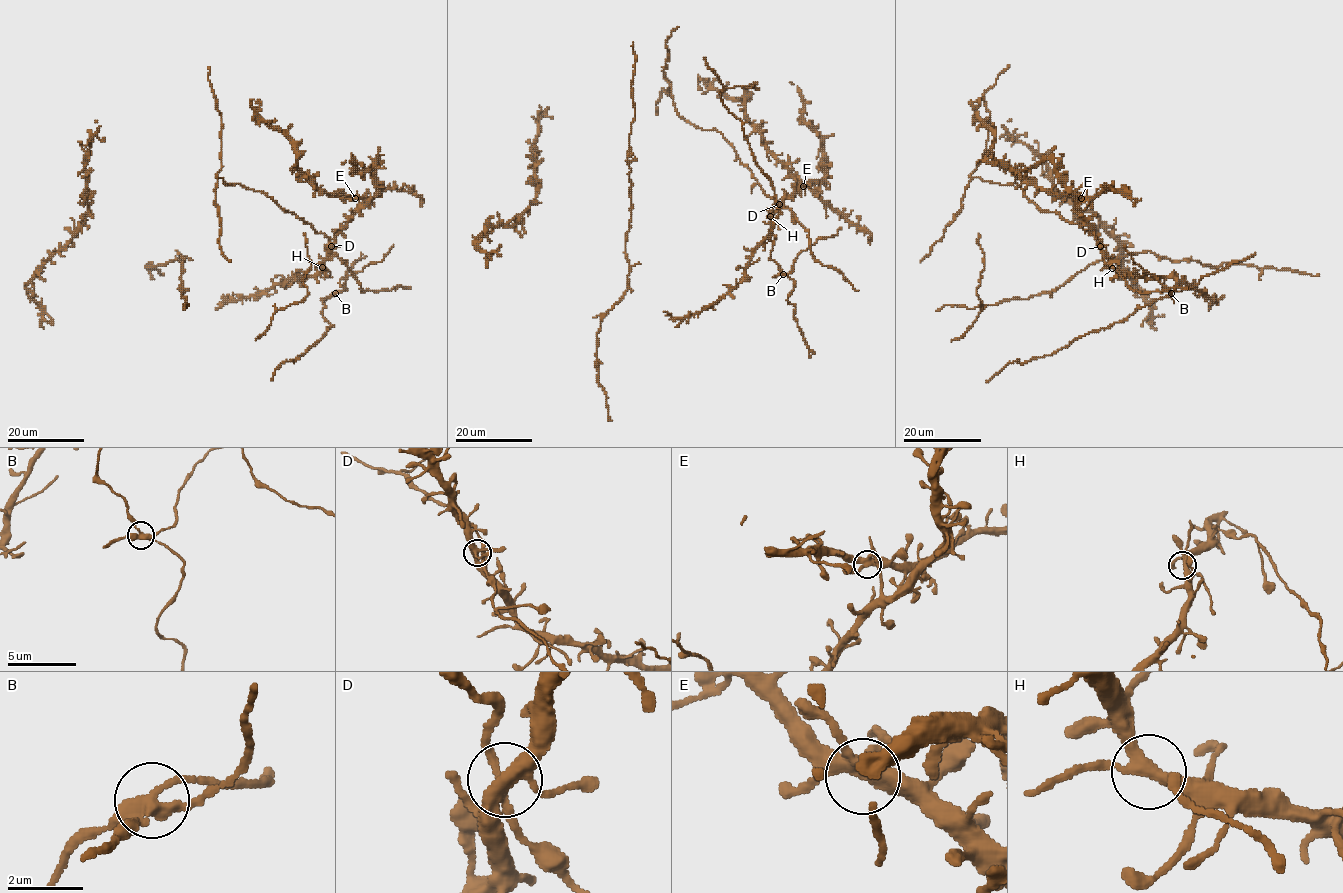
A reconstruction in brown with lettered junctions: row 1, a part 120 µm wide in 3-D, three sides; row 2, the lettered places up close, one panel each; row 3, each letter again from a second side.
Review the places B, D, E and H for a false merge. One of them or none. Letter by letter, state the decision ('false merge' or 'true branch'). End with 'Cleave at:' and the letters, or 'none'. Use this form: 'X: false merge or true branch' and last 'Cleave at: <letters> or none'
B: false merge
D: true branch
E: true branch
H: true branch
Cleave at: B

